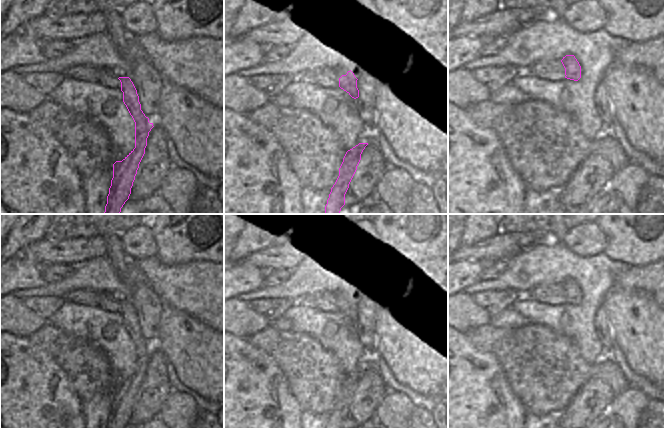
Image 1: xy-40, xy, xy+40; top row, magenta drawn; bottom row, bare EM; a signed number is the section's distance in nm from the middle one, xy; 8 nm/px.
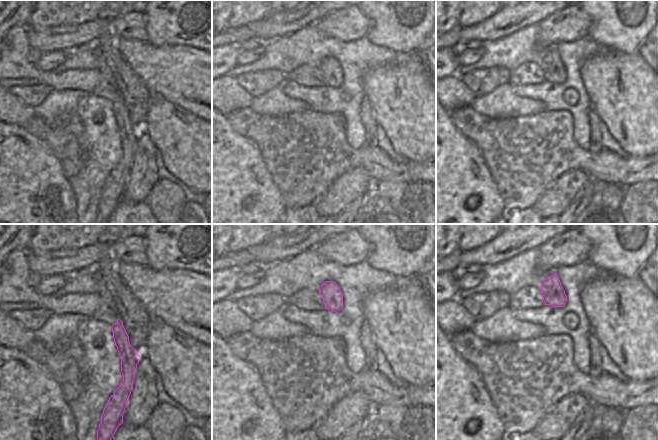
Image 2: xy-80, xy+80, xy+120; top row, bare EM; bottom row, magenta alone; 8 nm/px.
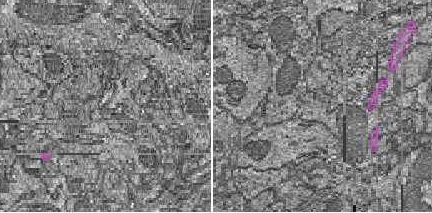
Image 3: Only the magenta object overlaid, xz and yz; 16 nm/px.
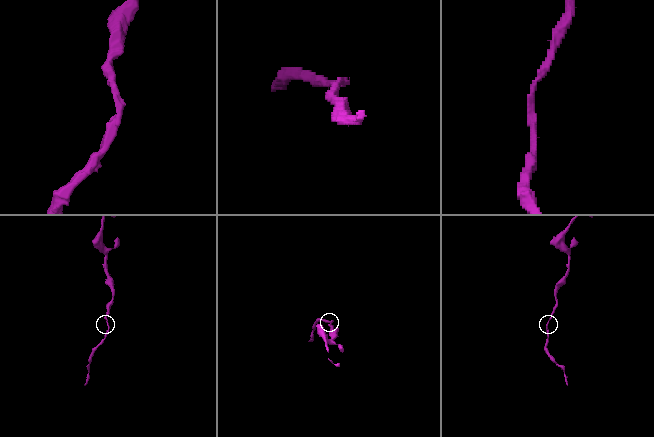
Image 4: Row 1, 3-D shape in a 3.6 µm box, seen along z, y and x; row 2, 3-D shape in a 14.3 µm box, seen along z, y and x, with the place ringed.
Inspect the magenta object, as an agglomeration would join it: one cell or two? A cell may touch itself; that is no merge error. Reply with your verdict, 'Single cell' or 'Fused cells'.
Single cell

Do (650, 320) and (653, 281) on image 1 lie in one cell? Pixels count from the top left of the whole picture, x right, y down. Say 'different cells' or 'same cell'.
different cells

